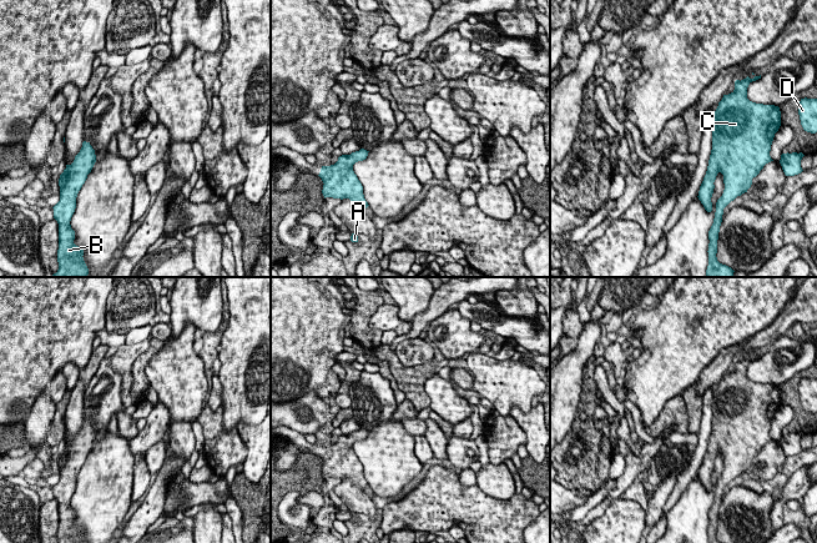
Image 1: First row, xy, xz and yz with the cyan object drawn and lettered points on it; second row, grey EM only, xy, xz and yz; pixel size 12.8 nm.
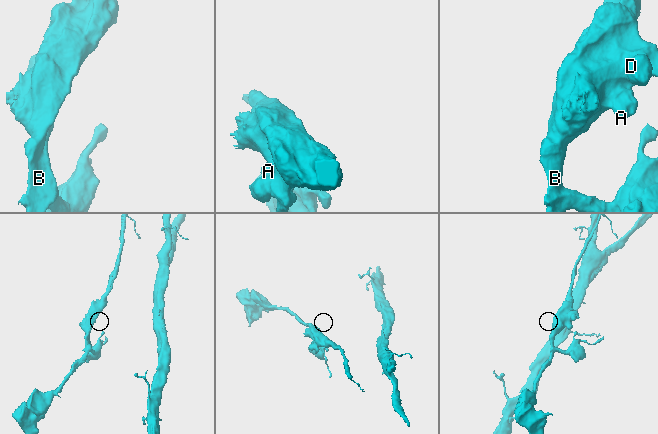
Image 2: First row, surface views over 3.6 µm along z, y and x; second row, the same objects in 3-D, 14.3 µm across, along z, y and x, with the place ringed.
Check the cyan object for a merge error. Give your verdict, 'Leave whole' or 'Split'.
Leave whole

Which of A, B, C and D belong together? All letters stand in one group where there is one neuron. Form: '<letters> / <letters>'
A B C D

